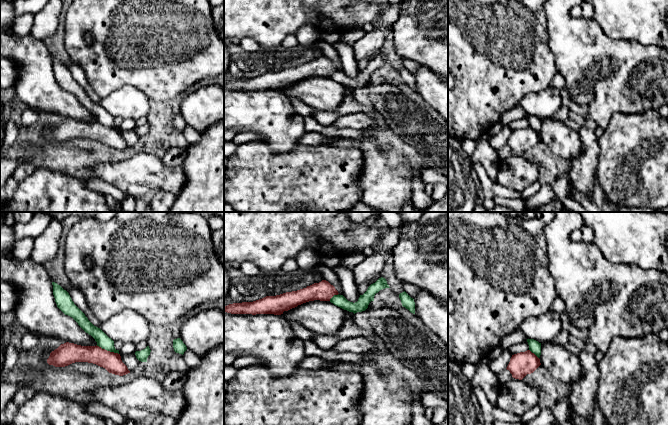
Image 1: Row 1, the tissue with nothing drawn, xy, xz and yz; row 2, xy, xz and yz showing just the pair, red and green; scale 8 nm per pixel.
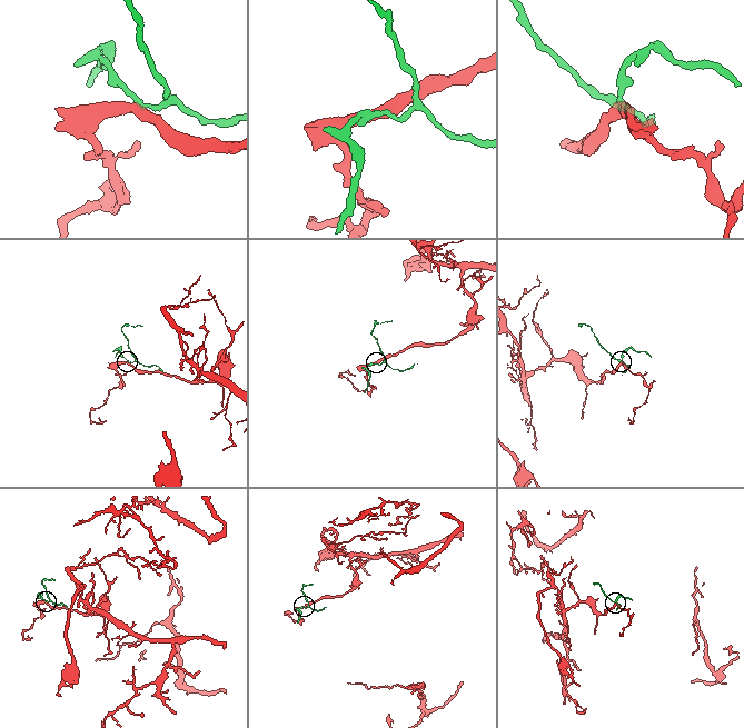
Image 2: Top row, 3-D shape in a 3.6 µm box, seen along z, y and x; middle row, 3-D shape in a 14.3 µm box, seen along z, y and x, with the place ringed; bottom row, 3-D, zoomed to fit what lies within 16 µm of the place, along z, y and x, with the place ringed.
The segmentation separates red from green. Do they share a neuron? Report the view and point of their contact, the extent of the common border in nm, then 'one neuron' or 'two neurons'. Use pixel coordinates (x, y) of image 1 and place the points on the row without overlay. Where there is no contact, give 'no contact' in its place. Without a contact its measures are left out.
contact xy (106, 126); length 200 nm; one neuron

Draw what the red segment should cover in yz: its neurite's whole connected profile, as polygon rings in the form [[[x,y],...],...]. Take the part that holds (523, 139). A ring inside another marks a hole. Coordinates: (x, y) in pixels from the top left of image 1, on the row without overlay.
[[[527,115],[529,125],[512,131],[507,146],[512,153],[522,156],[527,150],[533,149],[540,141],[541,119],[534,115]]]

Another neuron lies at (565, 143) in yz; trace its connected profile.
[[[551,118],[541,120],[541,141],[551,152],[565,160],[577,158],[582,153],[582,143],[577,131],[570,129],[565,122]]]

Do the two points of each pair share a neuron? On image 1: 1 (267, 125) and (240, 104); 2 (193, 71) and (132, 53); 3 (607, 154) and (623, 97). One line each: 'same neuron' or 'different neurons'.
1: same neuron
2: same neuron
3: different neurons

